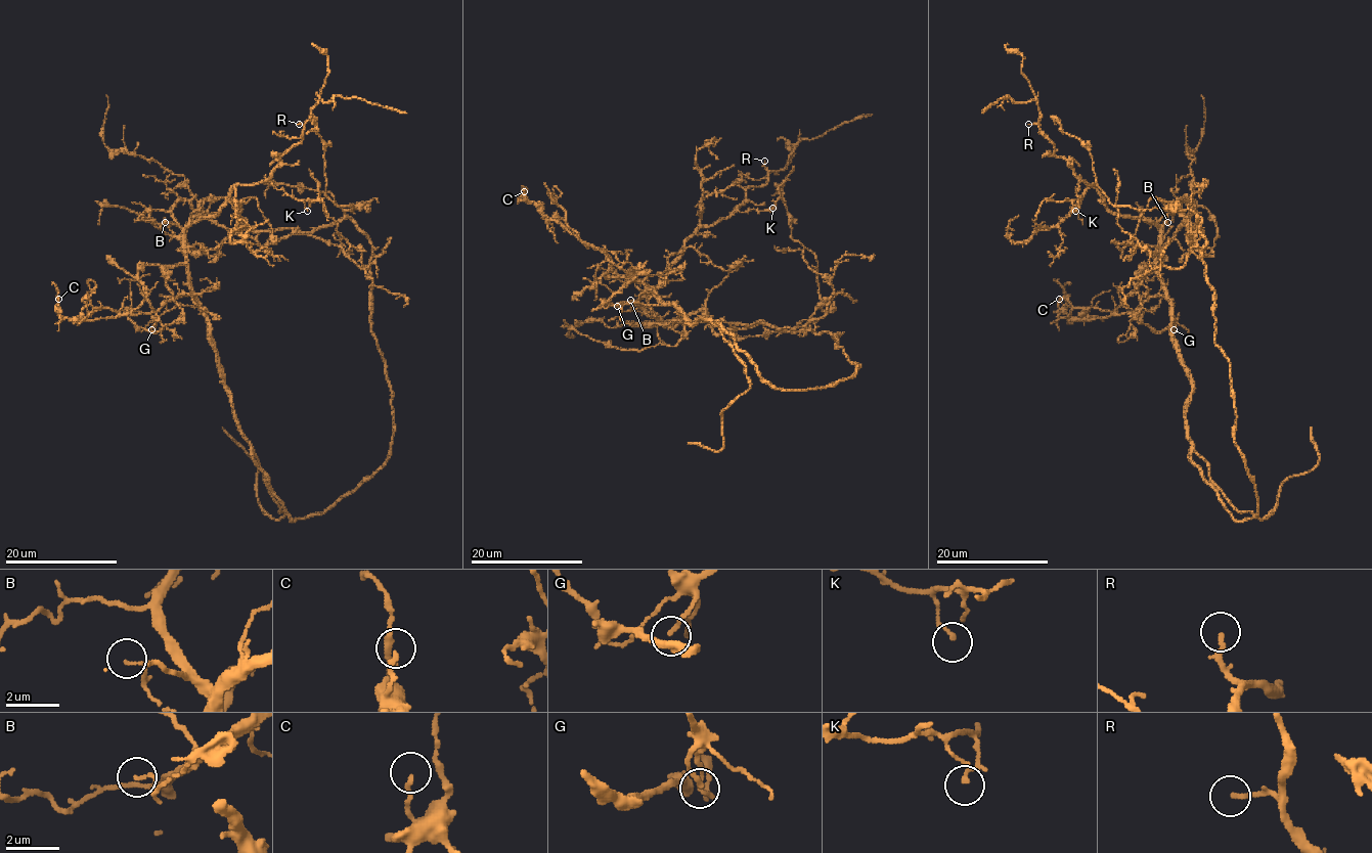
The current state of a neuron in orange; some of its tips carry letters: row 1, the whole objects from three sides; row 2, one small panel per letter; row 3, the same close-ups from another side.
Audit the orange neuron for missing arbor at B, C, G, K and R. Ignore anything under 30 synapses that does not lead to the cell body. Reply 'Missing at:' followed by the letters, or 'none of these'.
Missing at: R

